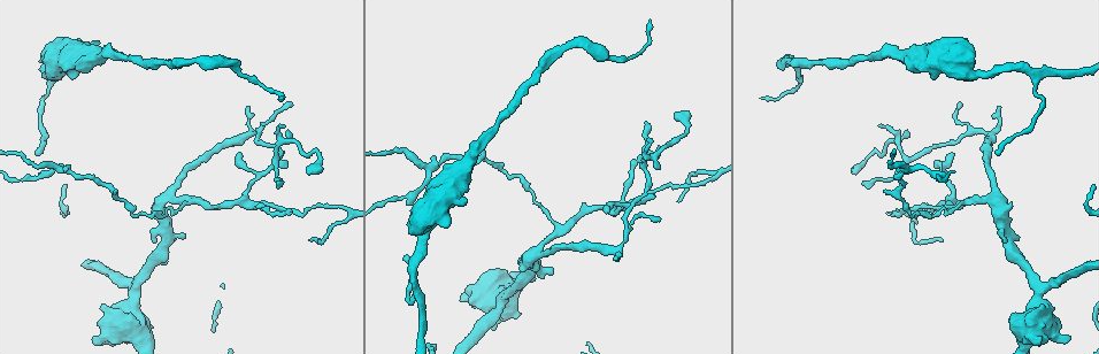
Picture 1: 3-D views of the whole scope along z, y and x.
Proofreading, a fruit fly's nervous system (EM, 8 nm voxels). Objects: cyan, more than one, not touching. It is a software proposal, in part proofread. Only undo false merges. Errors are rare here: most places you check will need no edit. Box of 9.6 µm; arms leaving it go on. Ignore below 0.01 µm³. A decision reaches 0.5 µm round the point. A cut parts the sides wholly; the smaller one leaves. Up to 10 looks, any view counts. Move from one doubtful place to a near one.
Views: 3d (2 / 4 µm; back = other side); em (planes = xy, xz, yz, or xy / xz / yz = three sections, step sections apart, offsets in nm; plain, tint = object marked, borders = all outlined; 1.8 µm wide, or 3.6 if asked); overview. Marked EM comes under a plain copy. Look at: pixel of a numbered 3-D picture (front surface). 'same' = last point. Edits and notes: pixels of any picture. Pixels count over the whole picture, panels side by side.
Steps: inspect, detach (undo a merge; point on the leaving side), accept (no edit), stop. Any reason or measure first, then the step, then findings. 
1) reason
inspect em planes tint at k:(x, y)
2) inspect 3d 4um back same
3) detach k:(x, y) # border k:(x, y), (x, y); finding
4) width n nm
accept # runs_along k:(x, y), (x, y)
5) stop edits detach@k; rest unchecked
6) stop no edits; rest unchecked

inspect em 3.6um xy step 8 tint at 1:(994, 198)

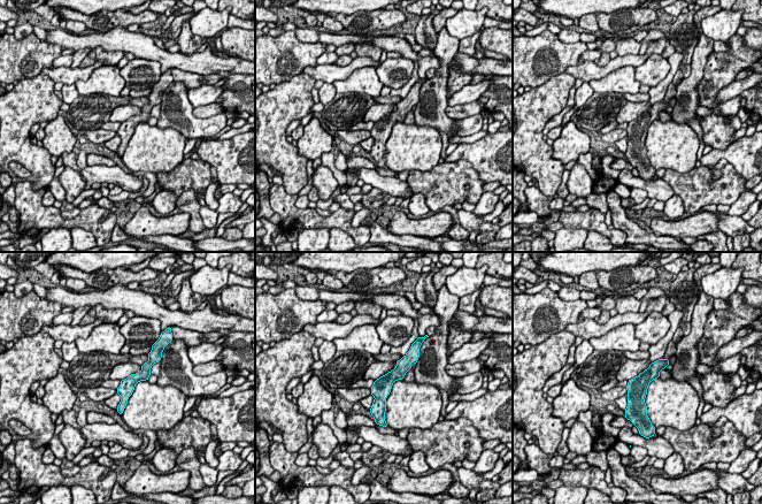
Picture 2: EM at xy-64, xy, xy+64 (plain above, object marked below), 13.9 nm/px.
inspect em 3.6um planes borders same

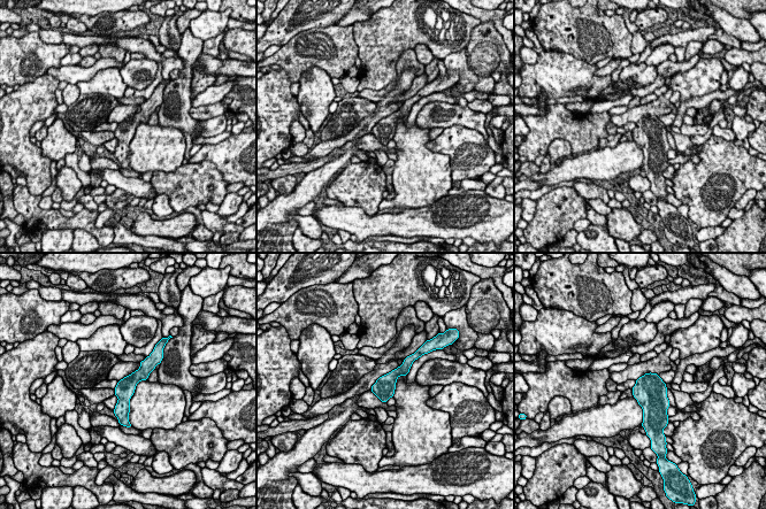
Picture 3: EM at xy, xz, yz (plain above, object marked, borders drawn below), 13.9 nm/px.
accept # runs_along 3:(151, 359), (123, 391), (121, 414); all the same neuron

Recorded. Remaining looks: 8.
sharp bend
inspect em 3.6um planes tint at 1:(127, 305)

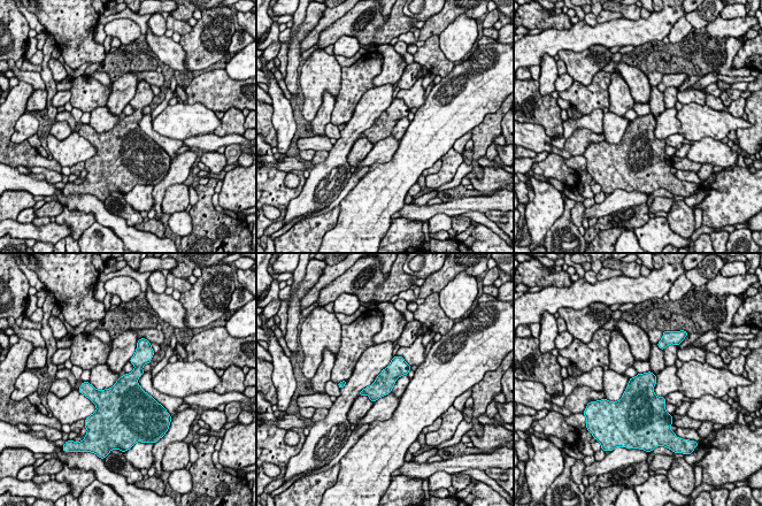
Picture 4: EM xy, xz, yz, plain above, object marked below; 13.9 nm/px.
accept # all the same neuron

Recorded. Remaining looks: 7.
three-way junction
inspect em 3.6um planes borders at 1:(963, 70)

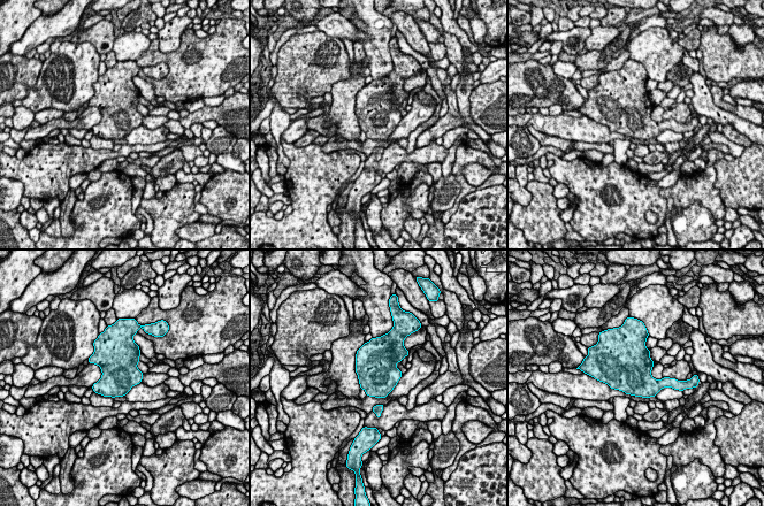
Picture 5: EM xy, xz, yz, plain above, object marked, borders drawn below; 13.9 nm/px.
accept # one neuron here

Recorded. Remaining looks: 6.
thin neck
inspect em planes tint at 1:(612, 209)

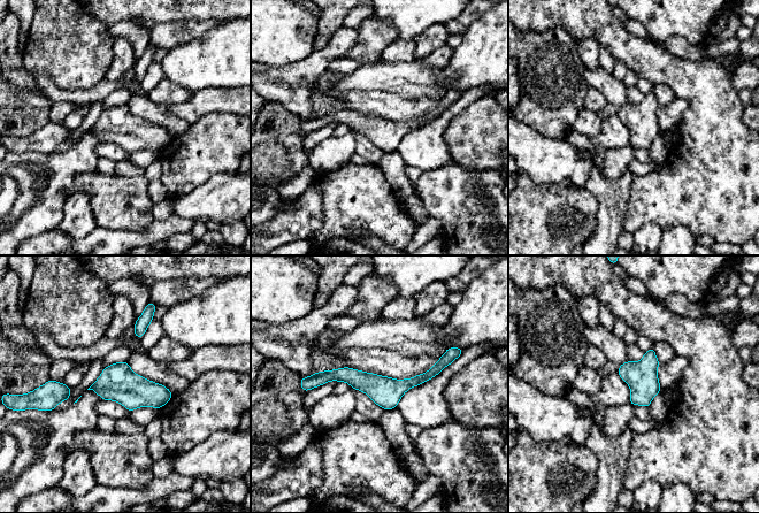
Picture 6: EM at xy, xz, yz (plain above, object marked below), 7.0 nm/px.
accept # runs_along 6:(444, 360), (403, 385), (311, 378); continuous, no second neuron

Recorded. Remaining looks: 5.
stop no edits; rest unchecked

